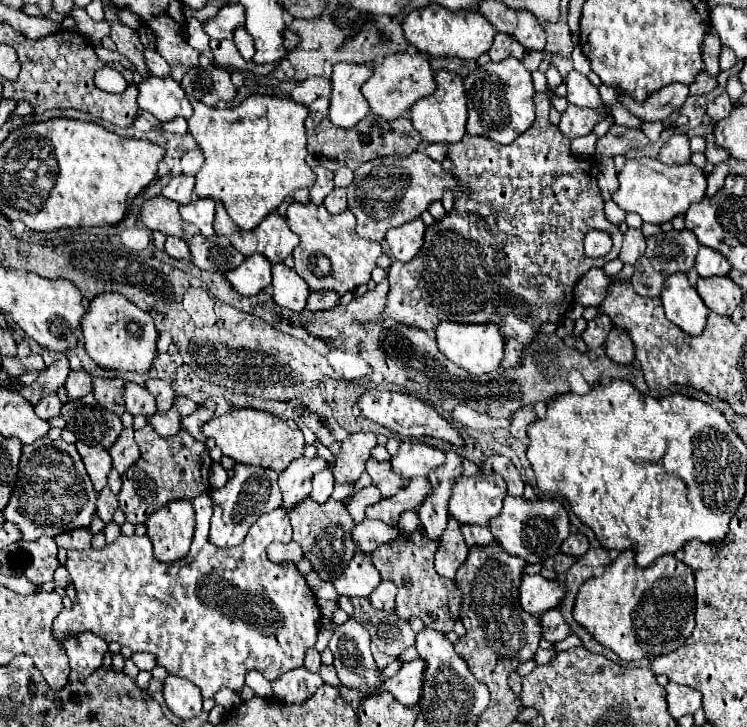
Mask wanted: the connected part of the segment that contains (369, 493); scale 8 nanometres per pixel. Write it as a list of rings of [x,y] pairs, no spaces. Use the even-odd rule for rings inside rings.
[[[370,485],[370,487],[358,489],[358,491],[352,495],[352,499],[350,499],[350,503],[346,505],[346,509],[348,509],[348,513],[352,515],[352,519],[354,519],[356,523],[360,523],[360,521],[366,519],[366,517],[364,517],[364,509],[366,509],[368,505],[380,501],[380,499],[382,499],[380,491],[378,491],[374,485]]]

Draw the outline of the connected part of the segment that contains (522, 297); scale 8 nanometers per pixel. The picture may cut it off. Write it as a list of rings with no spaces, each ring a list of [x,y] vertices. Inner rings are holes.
[[[536,93],[538,97],[538,117],[534,121],[534,125],[522,133],[512,145],[500,145],[488,137],[472,137],[470,133],[464,135],[462,141],[448,145],[448,159],[452,161],[454,169],[452,169],[452,177],[456,177],[456,181],[464,181],[464,185],[468,185],[472,189],[472,197],[454,197],[454,209],[450,213],[446,213],[444,219],[436,221],[432,227],[426,229],[424,233],[424,245],[420,247],[420,253],[416,253],[416,257],[408,263],[392,263],[390,271],[388,271],[388,281],[390,281],[390,293],[388,293],[388,301],[386,301],[386,313],[404,323],[404,325],[412,325],[412,327],[420,327],[420,329],[436,329],[438,321],[458,321],[458,323],[494,323],[498,325],[502,337],[510,339],[518,339],[520,343],[530,343],[536,333],[540,331],[540,327],[544,323],[560,323],[562,317],[566,315],[568,307],[574,303],[572,299],[572,289],[576,285],[576,281],[592,267],[604,267],[604,263],[618,259],[620,247],[622,247],[622,233],[618,229],[616,223],[610,223],[604,215],[604,199],[600,195],[598,183],[596,183],[596,173],[592,171],[592,165],[588,165],[584,159],[574,157],[570,153],[570,141],[568,137],[564,137],[564,133],[558,131],[556,125],[550,125],[548,121],[548,113],[550,113],[550,101],[546,93]],[[592,229],[602,229],[612,237],[612,251],[600,259],[590,259],[584,255],[584,237],[588,231]]]

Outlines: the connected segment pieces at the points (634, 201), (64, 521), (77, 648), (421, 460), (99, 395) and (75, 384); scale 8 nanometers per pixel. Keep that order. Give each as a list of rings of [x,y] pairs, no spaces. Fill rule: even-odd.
[[[640,157],[640,159],[628,159],[624,169],[618,173],[620,187],[612,195],[614,203],[618,203],[624,211],[634,211],[642,217],[646,223],[666,223],[674,219],[680,213],[686,213],[690,203],[702,201],[706,195],[706,173],[696,167],[694,163],[686,165],[664,165],[658,159],[652,157]]]
[[[42,437],[30,445],[22,447],[18,483],[14,487],[8,507],[4,509],[6,521],[12,521],[18,525],[18,529],[22,531],[22,539],[38,541],[40,537],[56,537],[58,533],[64,533],[68,529],[88,527],[92,521],[94,509],[96,509],[96,493],[94,493],[92,481],[90,481],[90,477],[84,469],[84,463],[74,445],[68,445],[64,439]]]
[[[80,633],[80,637],[68,637],[68,641],[64,641],[64,649],[70,657],[72,679],[84,679],[102,665],[108,643],[94,633]]]
[[[406,439],[398,453],[392,457],[392,469],[396,475],[400,477],[426,477],[430,473],[430,469],[444,465],[446,455],[444,451],[430,447],[422,441],[410,441]]]
[[[94,377],[94,391],[92,393],[94,393],[96,401],[116,415],[122,415],[126,411],[122,391],[124,391],[124,381],[120,377],[114,377],[114,379]]]
[[[84,369],[70,371],[64,387],[66,387],[70,399],[80,399],[80,397],[84,397],[84,395],[88,395],[92,391],[92,375],[88,371],[84,371]]]

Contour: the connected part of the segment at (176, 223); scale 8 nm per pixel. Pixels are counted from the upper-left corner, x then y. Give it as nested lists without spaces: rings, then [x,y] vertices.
[[[162,195],[146,199],[140,215],[142,215],[142,223],[152,231],[162,231],[164,235],[174,235],[186,241],[198,235],[198,229],[194,225],[184,223],[184,219],[180,217],[176,201],[168,201]]]

